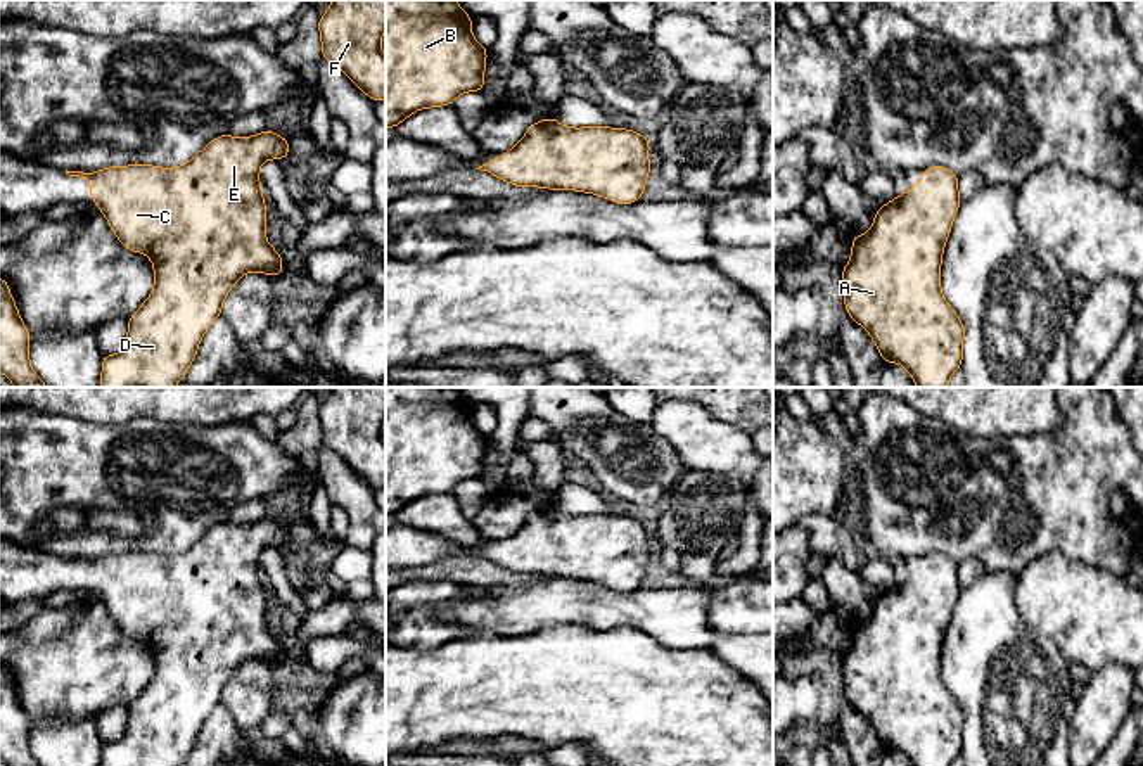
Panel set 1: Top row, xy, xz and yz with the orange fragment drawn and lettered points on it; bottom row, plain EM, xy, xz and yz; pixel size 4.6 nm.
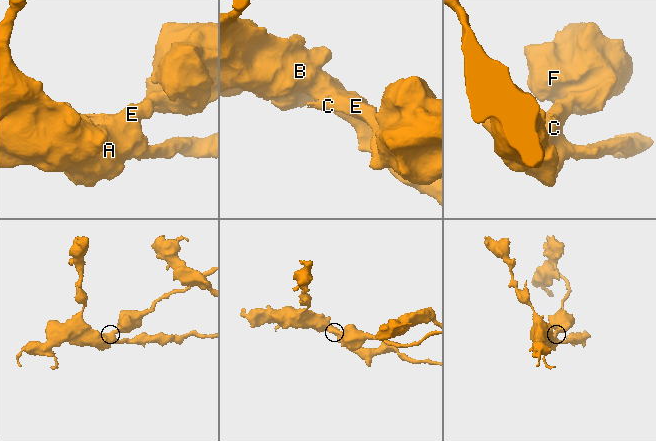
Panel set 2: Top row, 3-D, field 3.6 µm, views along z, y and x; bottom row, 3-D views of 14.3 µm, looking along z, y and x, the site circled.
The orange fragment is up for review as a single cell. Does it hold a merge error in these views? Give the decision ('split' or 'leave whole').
split

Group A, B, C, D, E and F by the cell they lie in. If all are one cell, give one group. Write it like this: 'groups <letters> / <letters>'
groups A B D / C E F

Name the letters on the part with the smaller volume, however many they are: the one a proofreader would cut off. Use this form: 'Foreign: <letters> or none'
Foreign: C, E, F

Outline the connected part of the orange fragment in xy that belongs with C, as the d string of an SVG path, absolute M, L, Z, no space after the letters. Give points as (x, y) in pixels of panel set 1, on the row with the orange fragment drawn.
M265 130L247 138L220 135L197 152L187 164L161 169L161 207L152 197L135 197L123 185L107 178L104 216L130 252L145 252L149 246L209 246L214 251L268 244L266 202L259 183L259 168L266 159L291 154L291 144Z

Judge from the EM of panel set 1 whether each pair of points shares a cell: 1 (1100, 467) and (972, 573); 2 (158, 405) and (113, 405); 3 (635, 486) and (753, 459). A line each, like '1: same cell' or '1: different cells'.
1: different cells
2: same cell
3: different cells

